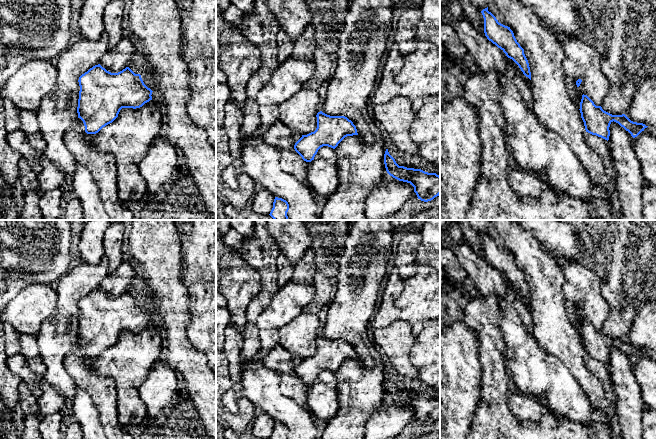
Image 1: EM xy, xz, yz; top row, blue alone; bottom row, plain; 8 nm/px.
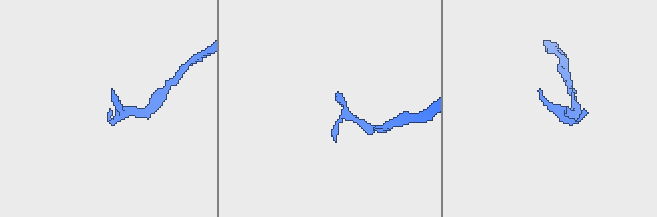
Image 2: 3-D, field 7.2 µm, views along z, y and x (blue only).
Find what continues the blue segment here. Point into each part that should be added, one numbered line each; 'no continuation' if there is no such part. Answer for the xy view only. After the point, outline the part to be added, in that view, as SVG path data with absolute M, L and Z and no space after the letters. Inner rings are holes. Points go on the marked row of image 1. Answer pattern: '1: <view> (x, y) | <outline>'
no continuation

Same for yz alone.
no continuation

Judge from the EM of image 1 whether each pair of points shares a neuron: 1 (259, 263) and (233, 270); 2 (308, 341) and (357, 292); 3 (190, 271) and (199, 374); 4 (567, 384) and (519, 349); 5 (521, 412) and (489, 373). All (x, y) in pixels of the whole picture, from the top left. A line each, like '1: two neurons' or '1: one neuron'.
1: two neurons
2: two neurons
3: two neurons
4: one neuron
5: two neurons

